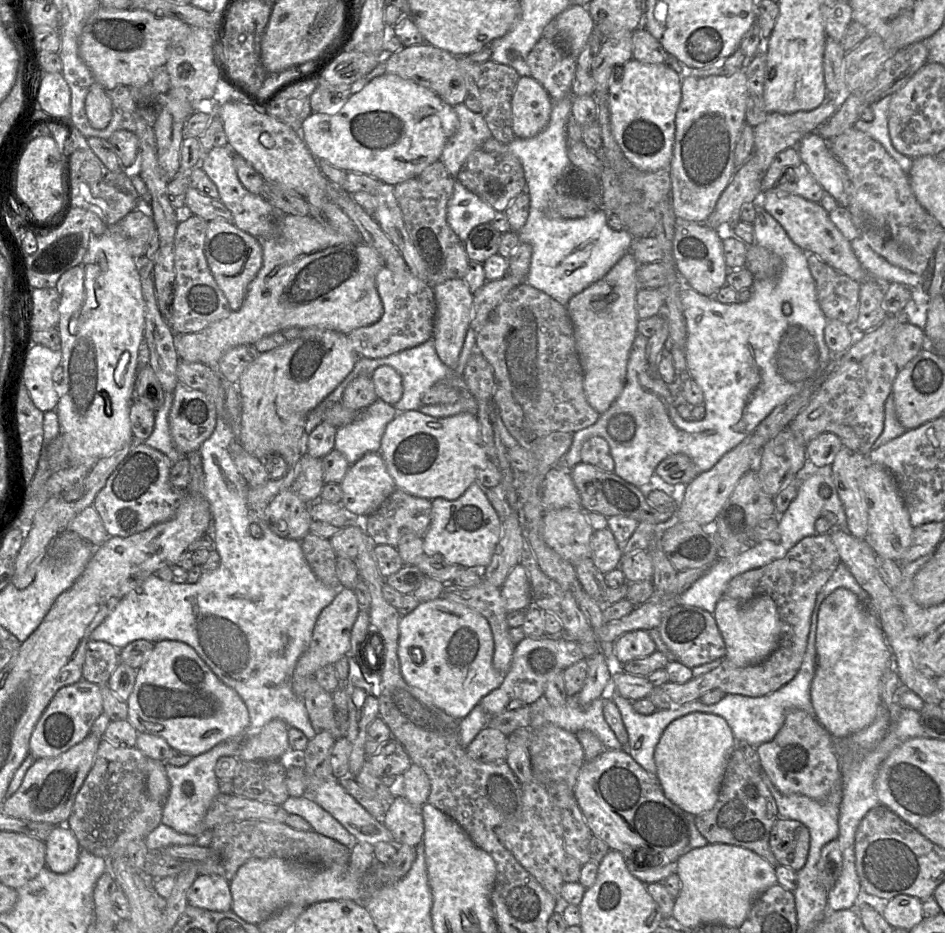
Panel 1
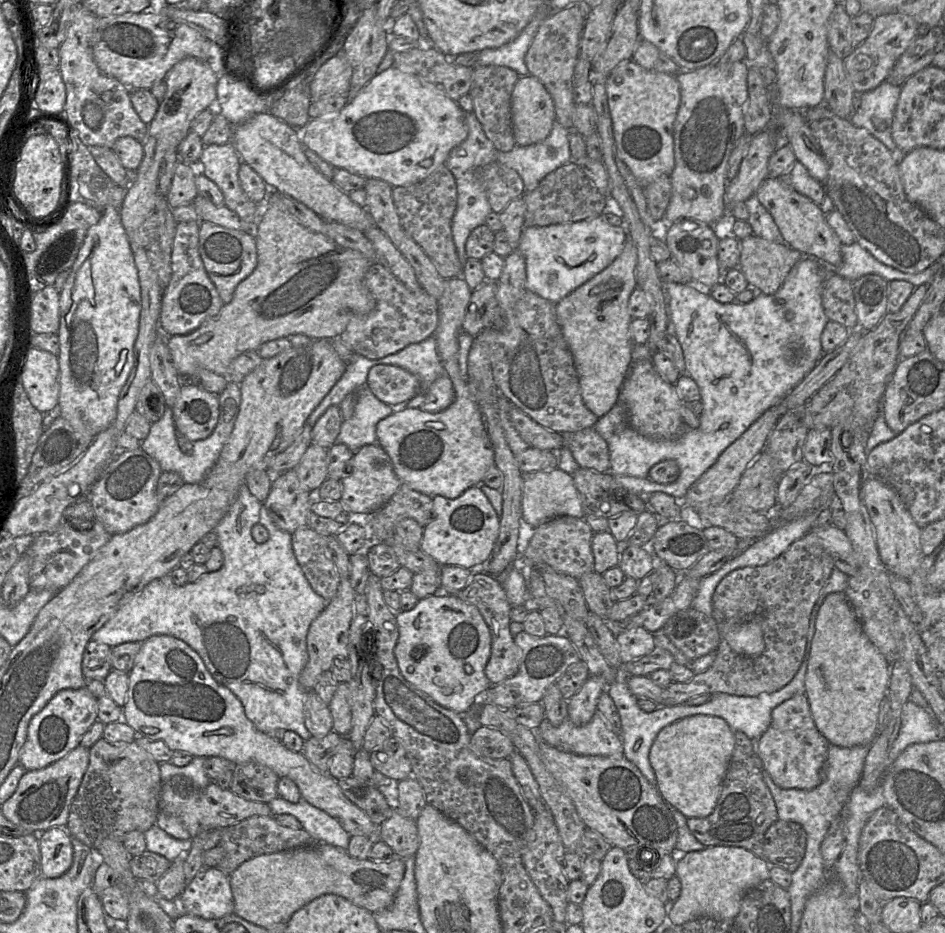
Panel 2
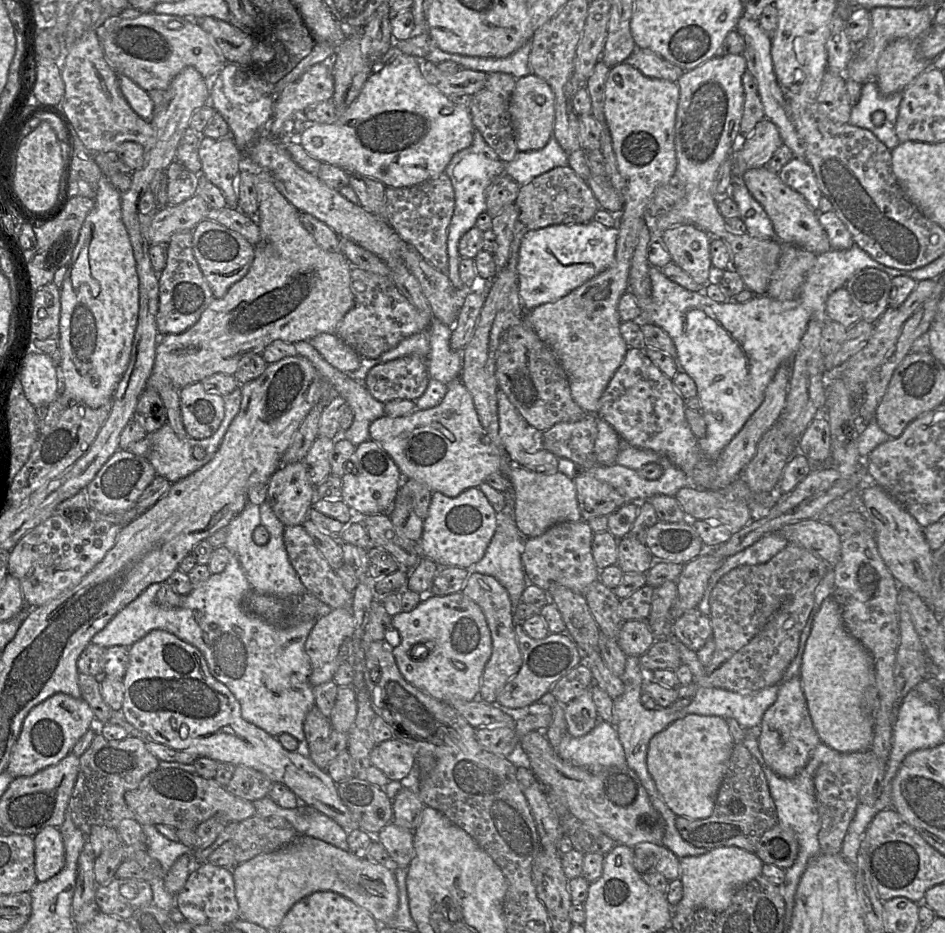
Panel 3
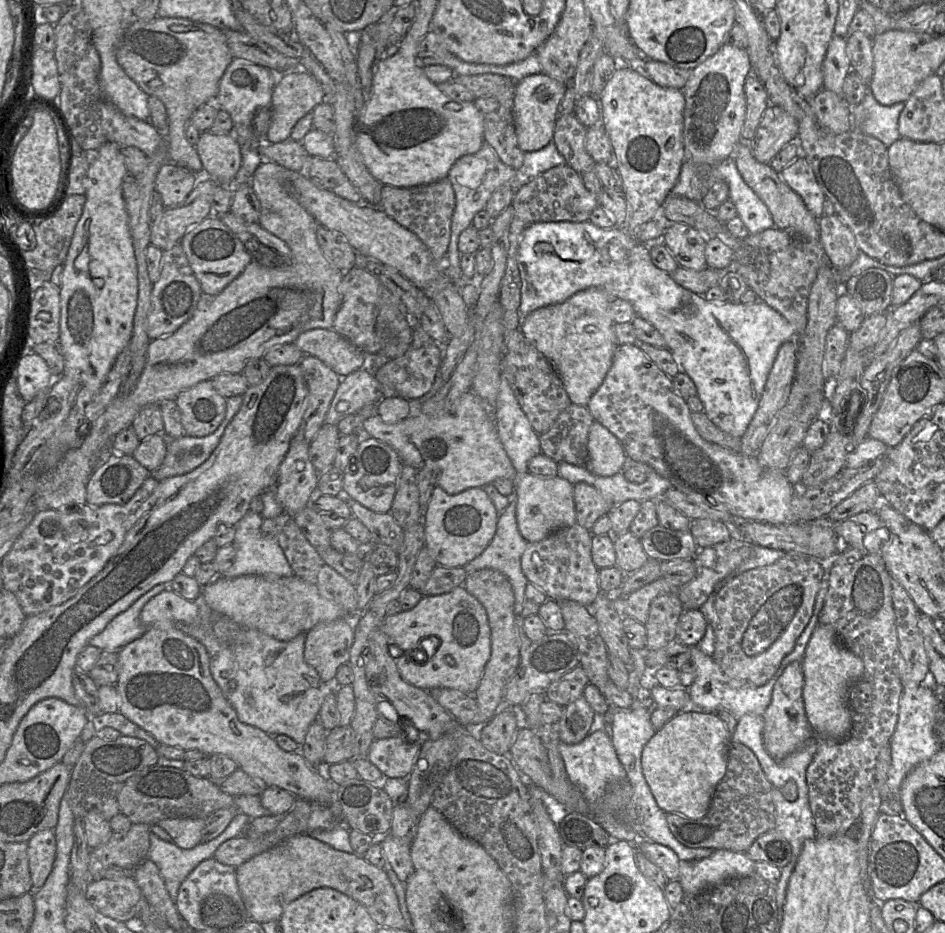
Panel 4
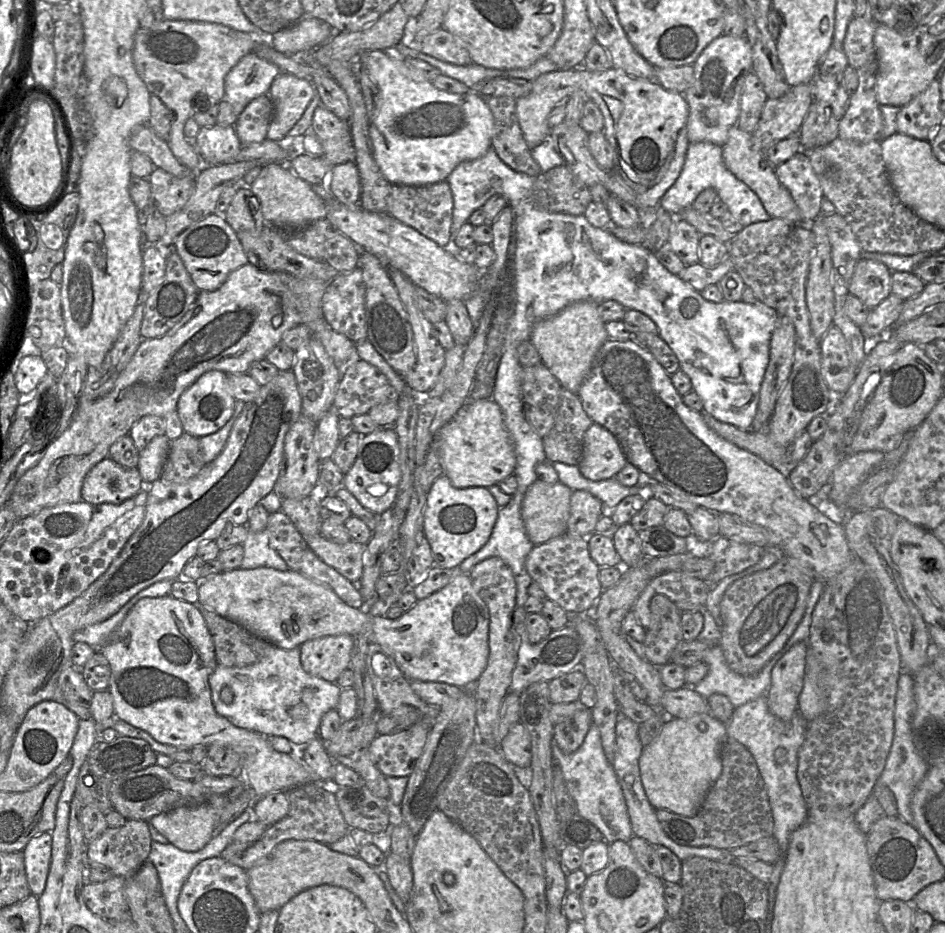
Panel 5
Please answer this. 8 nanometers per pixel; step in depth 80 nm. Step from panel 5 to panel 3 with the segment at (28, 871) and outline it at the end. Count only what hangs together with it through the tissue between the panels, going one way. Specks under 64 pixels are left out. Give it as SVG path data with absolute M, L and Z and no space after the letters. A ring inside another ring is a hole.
M47 826L34 839L35 875L38 882L47 881L65 865L65 849L58 827Z

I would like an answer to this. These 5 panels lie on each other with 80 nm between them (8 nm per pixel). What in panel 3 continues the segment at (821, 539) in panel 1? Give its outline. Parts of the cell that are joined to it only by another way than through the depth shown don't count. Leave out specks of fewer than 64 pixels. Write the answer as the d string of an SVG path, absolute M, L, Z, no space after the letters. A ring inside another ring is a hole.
M790 545L770 561L742 565L722 576L710 595L710 621L715 643L713 657L698 682L679 685L679 698L693 697L703 687L722 688L733 692L751 692L781 681L799 649L801 633L815 601L815 590L829 570L824 560L796 545Z

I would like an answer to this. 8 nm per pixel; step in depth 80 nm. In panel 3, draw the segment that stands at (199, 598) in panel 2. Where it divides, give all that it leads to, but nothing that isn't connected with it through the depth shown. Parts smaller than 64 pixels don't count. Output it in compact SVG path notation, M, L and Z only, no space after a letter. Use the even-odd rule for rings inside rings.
M248 501L226 528L227 537L224 546L229 551L229 562L222 572L211 574L204 582L194 585L188 595L182 596L178 607L166 607L157 602L156 594L162 583L149 585L96 633L90 642L104 648L130 647L152 630L170 632L201 651L213 677L227 686L239 701L244 720L274 737L282 733L290 734L303 746L304 720L309 710L316 706L313 686L309 681L311 663L305 652L305 642L317 619L295 619L287 624L279 624L250 613L243 606L243 600L250 592L268 594L283 600L296 598L307 592L288 558L283 540L285 526L275 516L268 501L259 506ZM260 524L269 533L269 540L264 545L257 545L252 538L254 529Z

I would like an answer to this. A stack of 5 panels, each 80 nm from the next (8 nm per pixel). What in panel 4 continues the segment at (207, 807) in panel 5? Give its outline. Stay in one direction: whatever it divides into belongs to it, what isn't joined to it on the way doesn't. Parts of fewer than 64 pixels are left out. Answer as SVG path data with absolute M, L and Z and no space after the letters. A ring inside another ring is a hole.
M170 818L161 820L156 825L163 828L178 847L192 849L202 842L205 819Z

